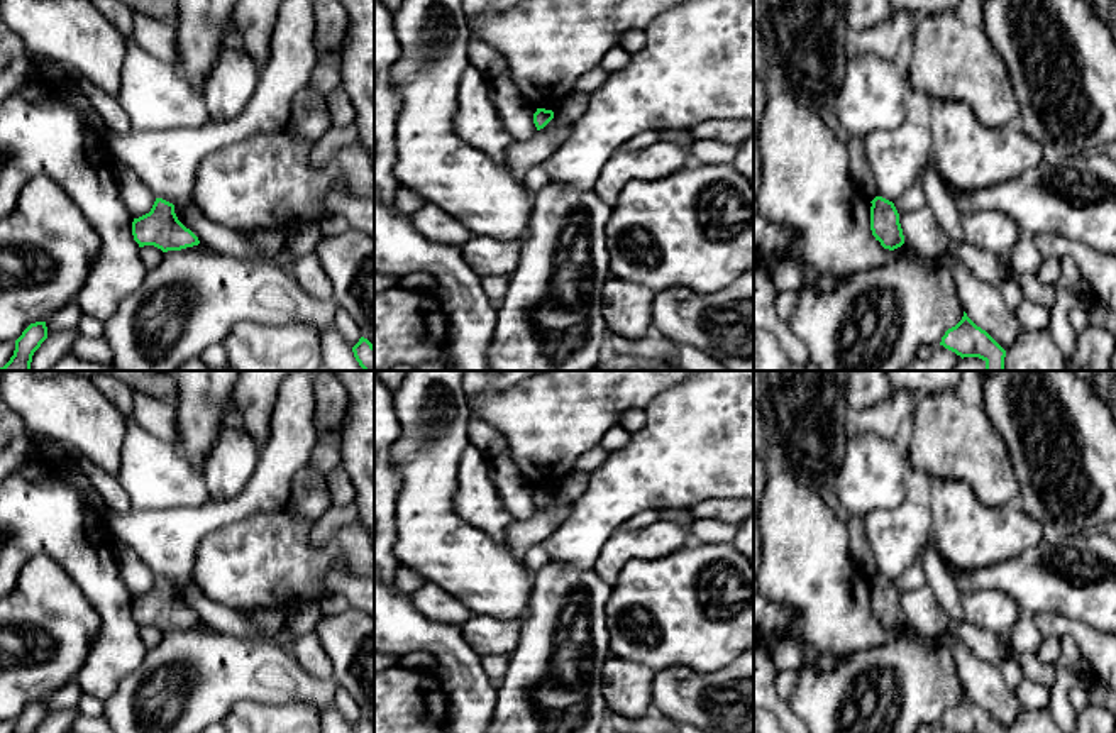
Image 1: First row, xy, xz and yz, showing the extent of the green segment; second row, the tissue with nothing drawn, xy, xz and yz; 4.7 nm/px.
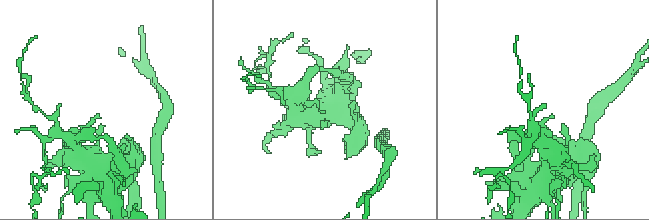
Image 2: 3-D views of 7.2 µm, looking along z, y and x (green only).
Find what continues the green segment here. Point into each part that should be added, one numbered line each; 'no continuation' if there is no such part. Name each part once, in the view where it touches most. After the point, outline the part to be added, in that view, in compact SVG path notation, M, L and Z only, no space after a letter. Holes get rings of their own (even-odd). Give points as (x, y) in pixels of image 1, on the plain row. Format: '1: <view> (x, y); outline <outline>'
no continuation

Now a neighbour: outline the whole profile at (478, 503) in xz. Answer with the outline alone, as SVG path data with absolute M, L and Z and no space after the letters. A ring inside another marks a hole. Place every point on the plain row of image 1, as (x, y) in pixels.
M469 444L459 464L459 486L454 508L467 525L486 532L505 550L513 552L506 538L506 526L517 518L506 511L491 472L493 459Z

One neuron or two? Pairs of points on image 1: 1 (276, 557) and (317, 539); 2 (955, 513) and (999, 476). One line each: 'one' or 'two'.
1: two
2: two

